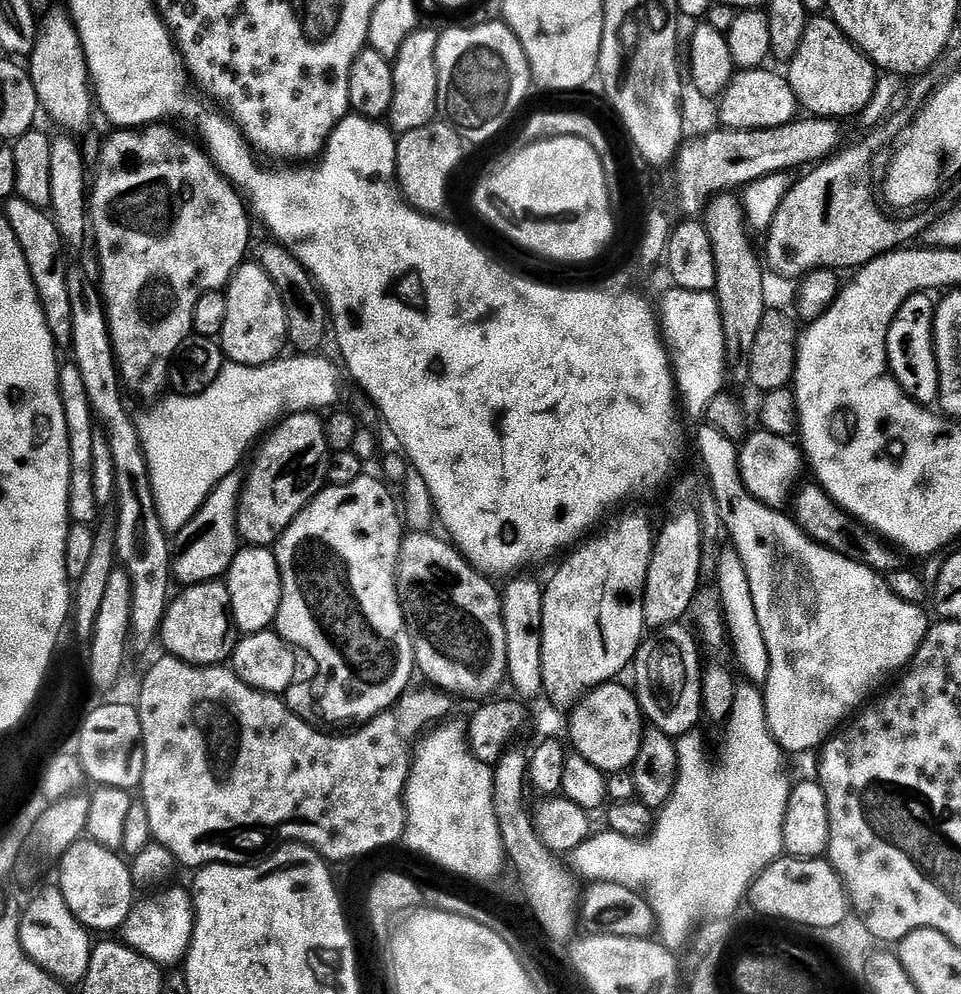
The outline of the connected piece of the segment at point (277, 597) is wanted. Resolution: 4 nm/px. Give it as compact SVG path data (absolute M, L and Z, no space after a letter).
M244 546L237 551L226 573L232 603L232 622L241 633L266 632L276 623L282 602L282 578L276 553L268 546Z

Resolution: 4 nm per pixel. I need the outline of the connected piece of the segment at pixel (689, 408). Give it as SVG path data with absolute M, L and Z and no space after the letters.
M674 286L663 296L660 308L658 304L658 324L669 351L683 415L685 412L695 422L701 421L708 404L721 395L721 389L726 385L725 332L722 330L720 306L713 293Z

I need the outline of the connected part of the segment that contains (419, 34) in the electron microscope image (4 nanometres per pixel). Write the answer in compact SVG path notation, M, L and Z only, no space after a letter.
M417 27L415 32L406 38L402 50L398 50L392 66L394 74L394 98L386 117L393 133L403 134L418 130L437 119L440 106L438 70L436 69L436 51L440 37L437 29Z

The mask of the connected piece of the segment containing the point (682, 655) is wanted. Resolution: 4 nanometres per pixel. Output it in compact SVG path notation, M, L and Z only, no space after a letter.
M679 623L649 631L641 640L634 661L634 691L645 721L673 738L689 735L695 729L692 727L702 720L704 706L704 668L696 649L697 637L684 627Z

